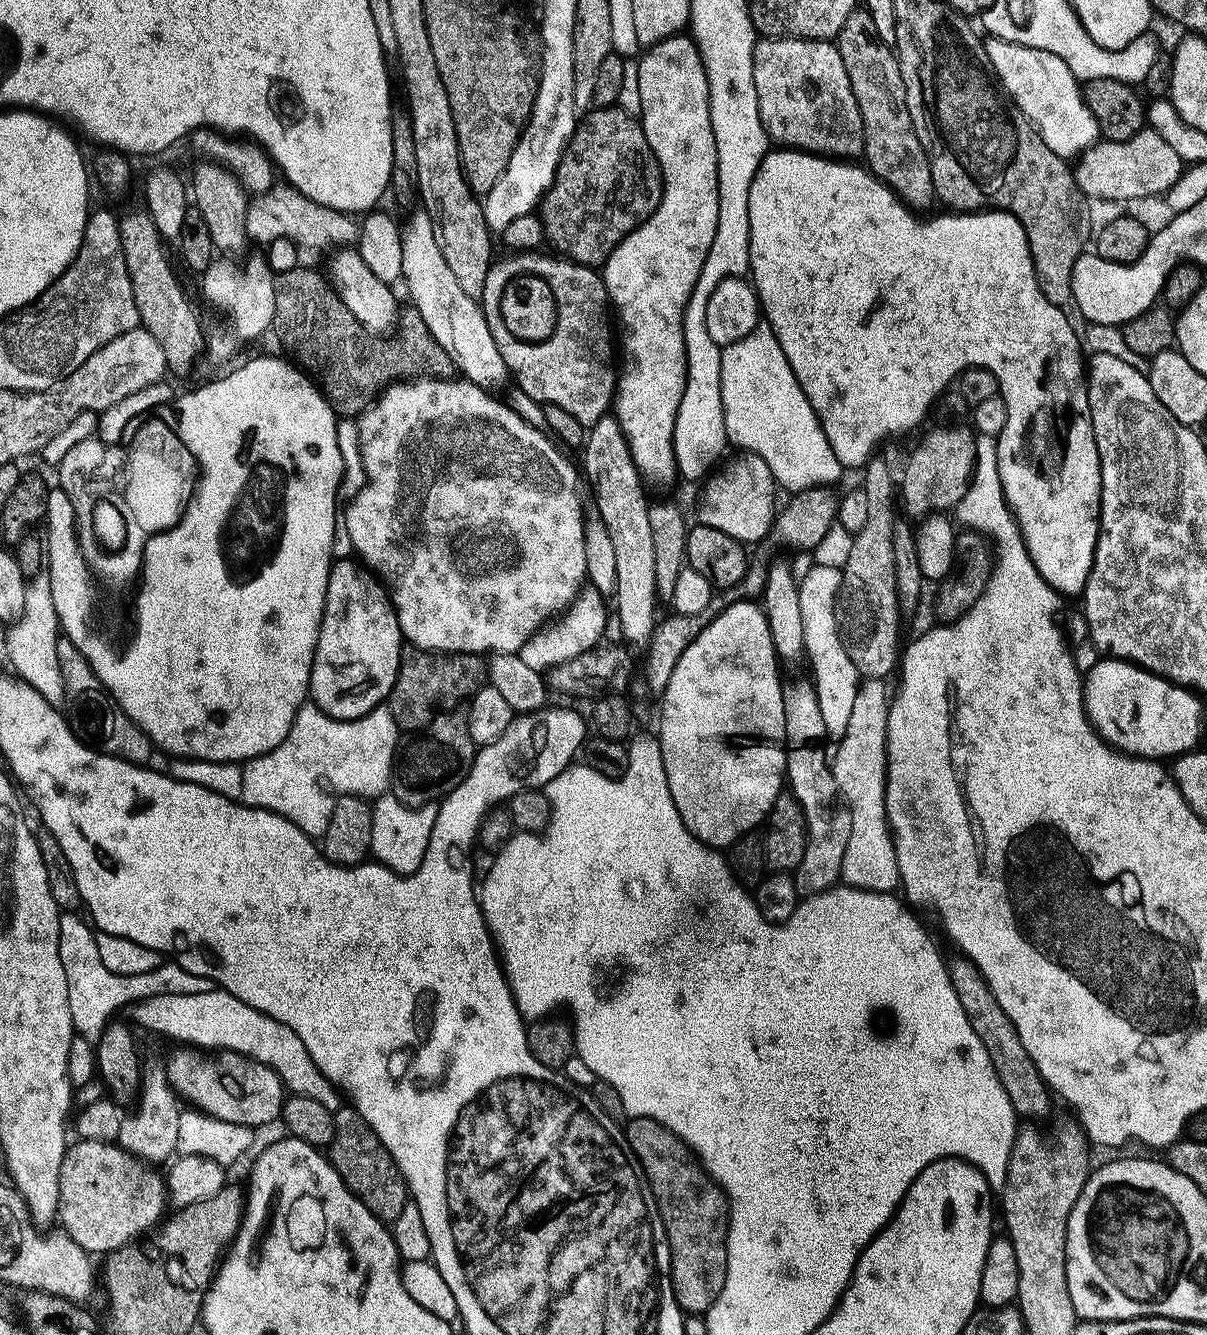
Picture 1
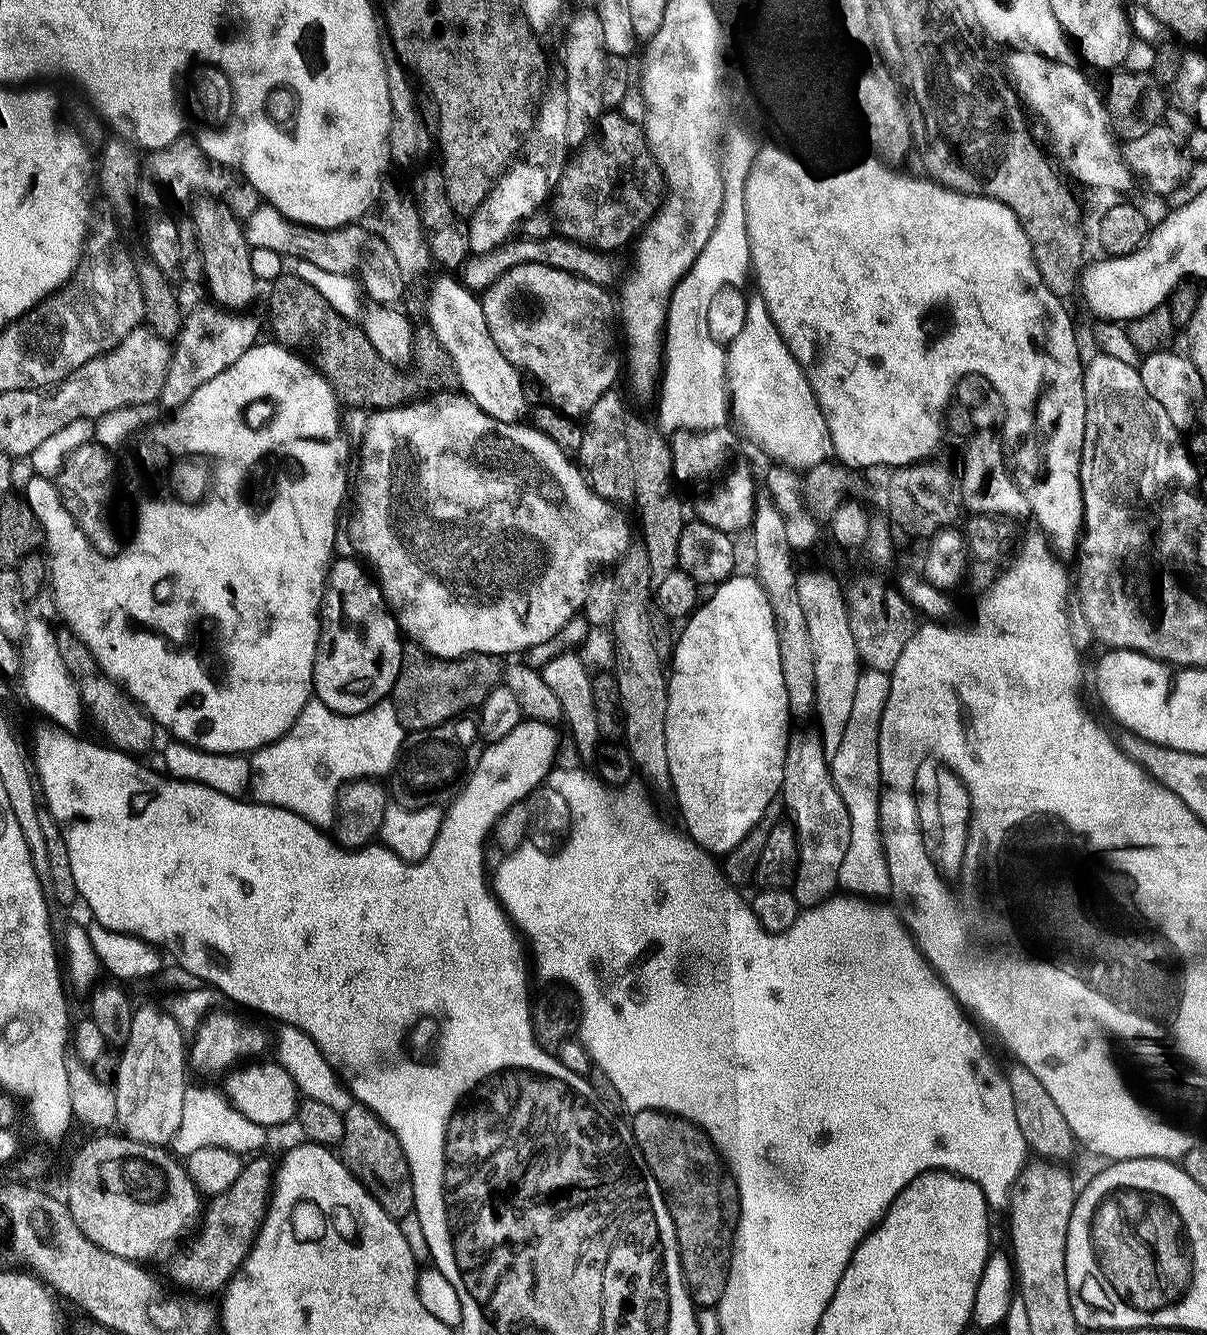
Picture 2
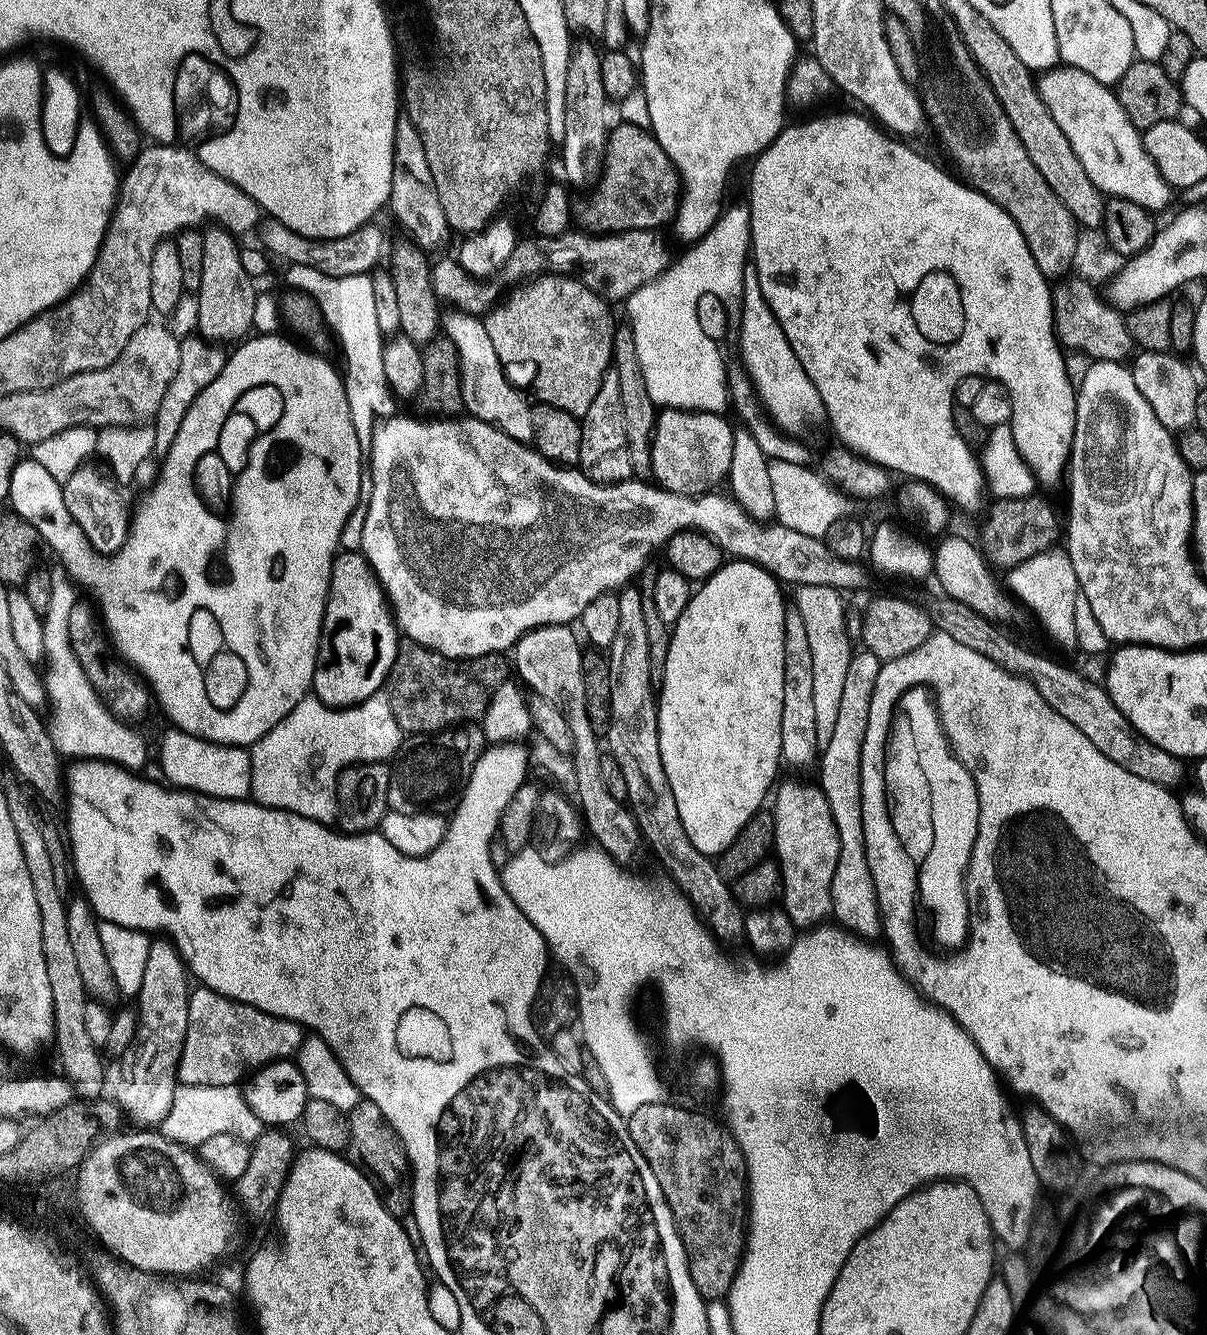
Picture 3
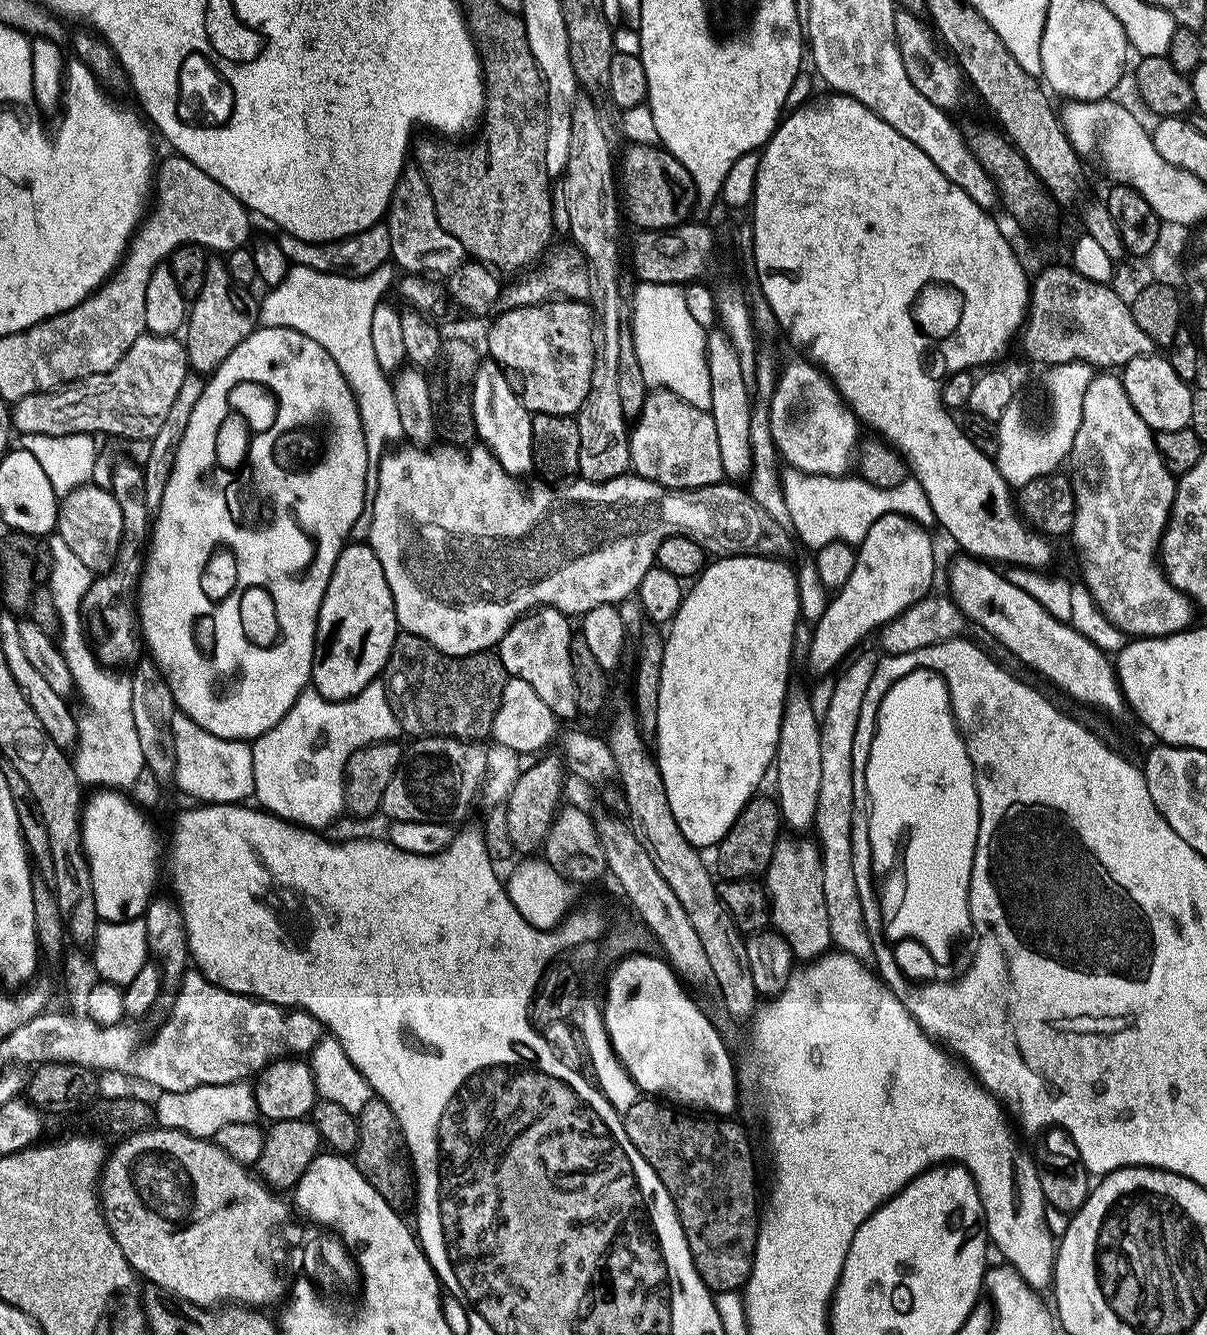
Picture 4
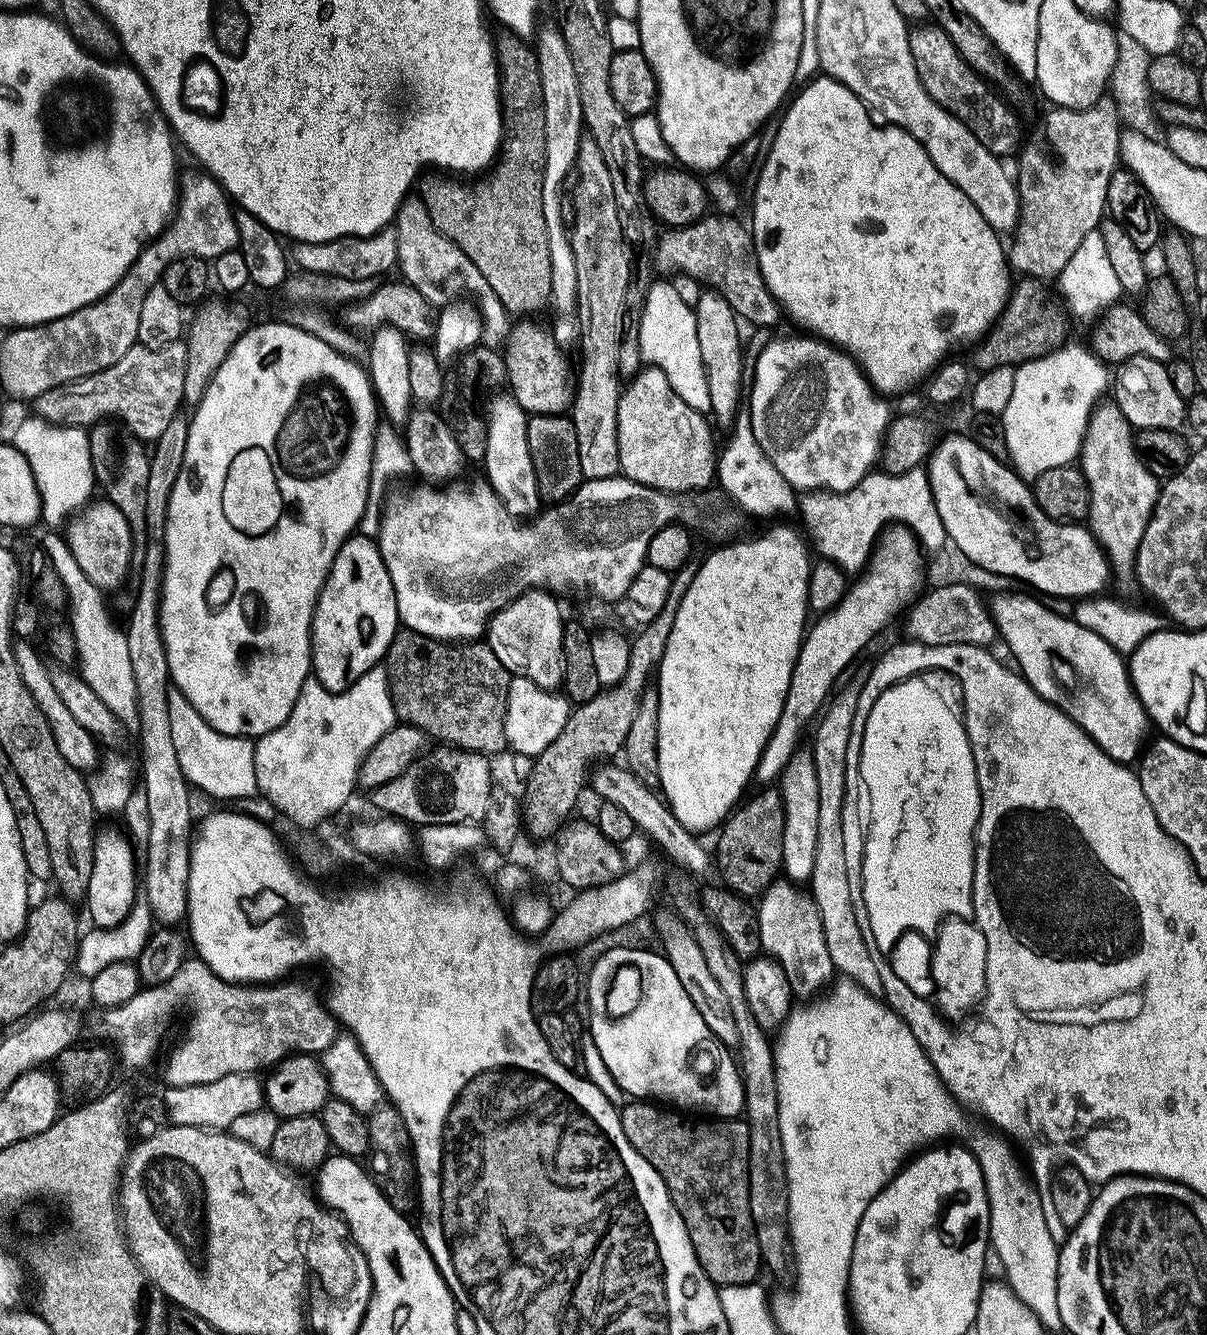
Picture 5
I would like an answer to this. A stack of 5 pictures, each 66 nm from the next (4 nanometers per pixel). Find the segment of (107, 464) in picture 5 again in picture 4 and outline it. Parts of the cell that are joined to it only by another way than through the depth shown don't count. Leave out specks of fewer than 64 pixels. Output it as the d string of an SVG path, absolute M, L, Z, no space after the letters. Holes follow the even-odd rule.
M131 459L128 460L122 461L113 470L112 484L110 483L112 495L115 496L118 506L122 506L122 522L124 523L124 537L120 543L120 553L116 559L116 566L113 571L95 577L81 608L83 623L87 629L87 635L90 637L95 656L100 664L112 670L123 669L123 664L135 665L142 656L139 646L136 645L136 636L138 640L138 593L140 591L140 579L144 576L144 561L148 558L150 537L154 527L154 516L153 513L148 511L148 503L146 502L144 469L139 463L133 462Z

